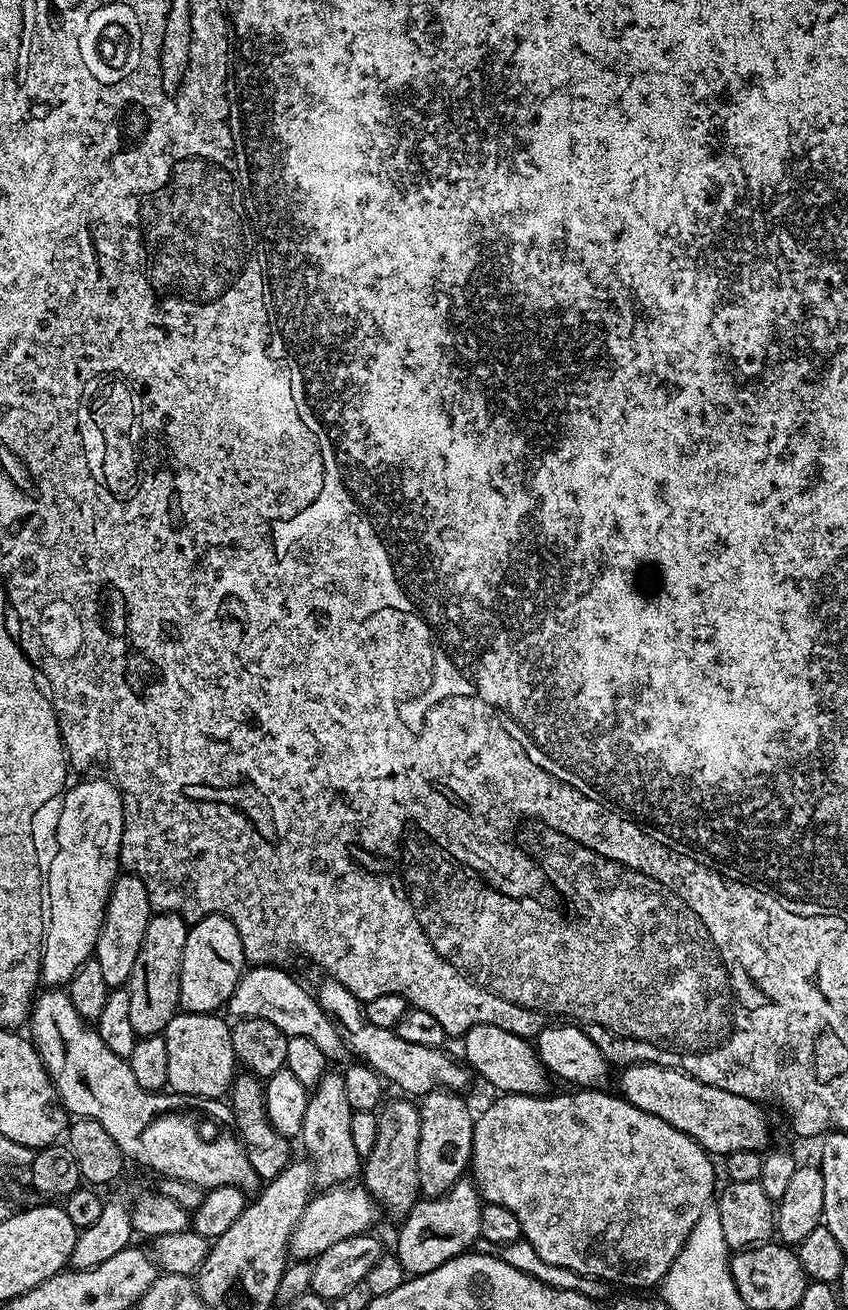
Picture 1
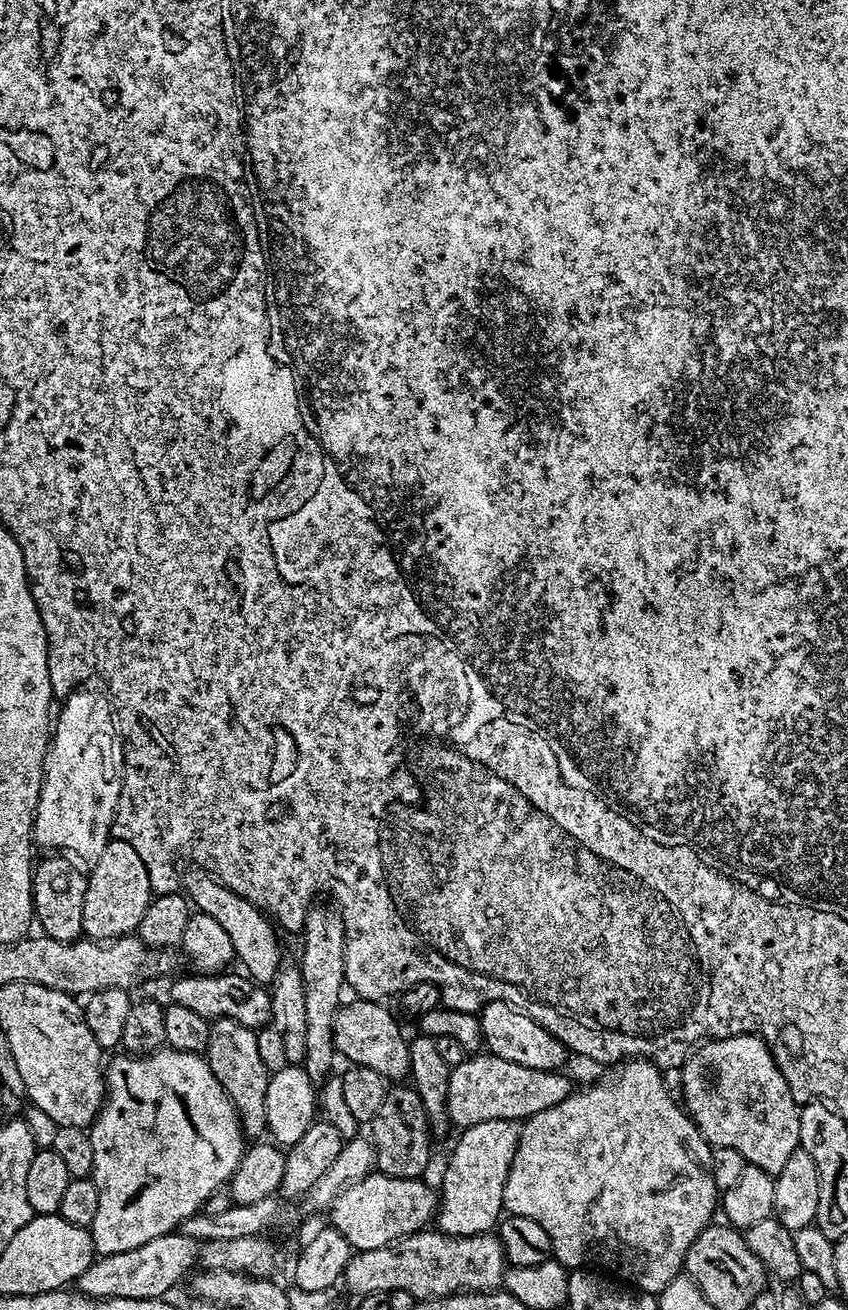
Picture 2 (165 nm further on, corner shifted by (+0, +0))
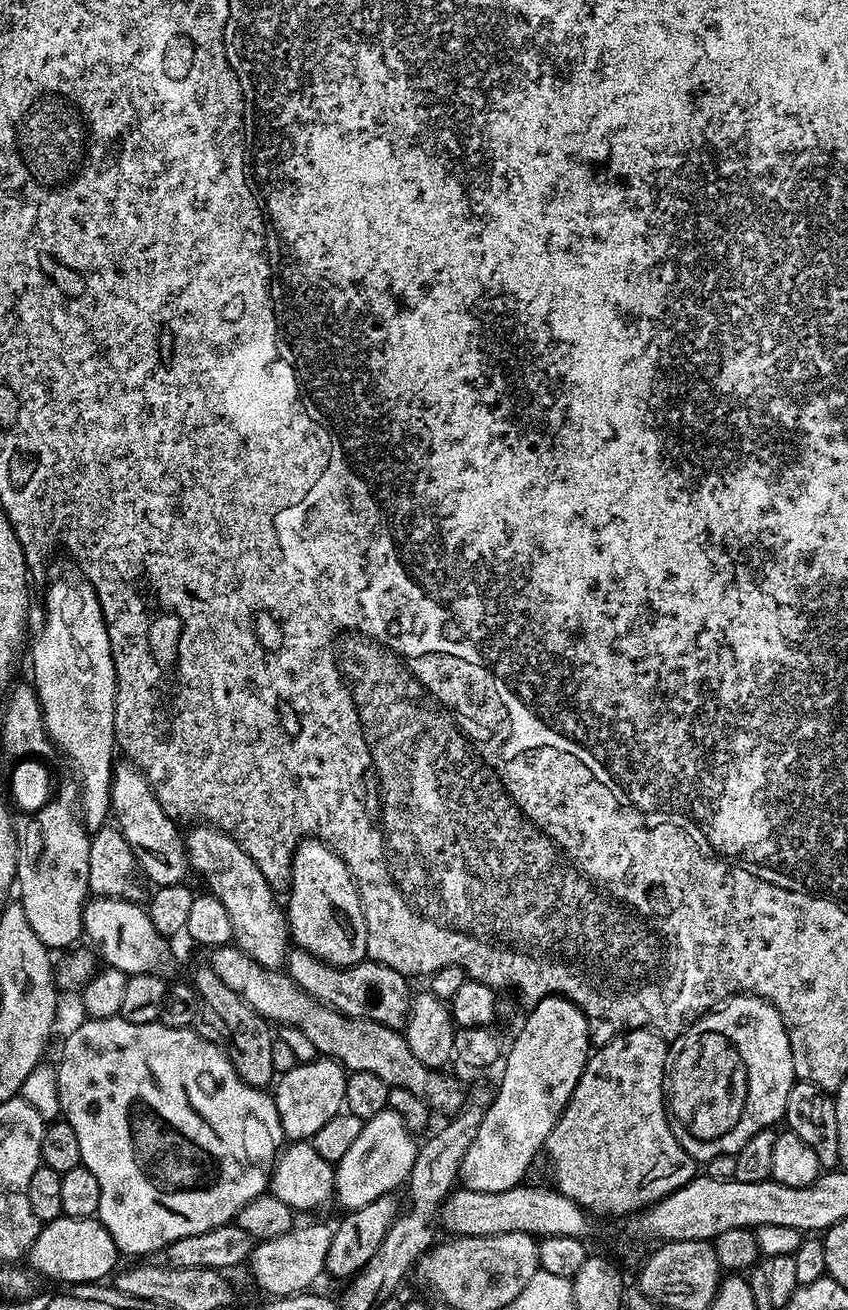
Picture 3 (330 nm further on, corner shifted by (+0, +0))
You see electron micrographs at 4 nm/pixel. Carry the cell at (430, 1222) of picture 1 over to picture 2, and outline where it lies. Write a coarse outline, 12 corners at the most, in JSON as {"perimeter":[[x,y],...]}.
{"perimeter":[[514,1120],[459,1133],[434,1224],[483,1236],[504,1212]]}

